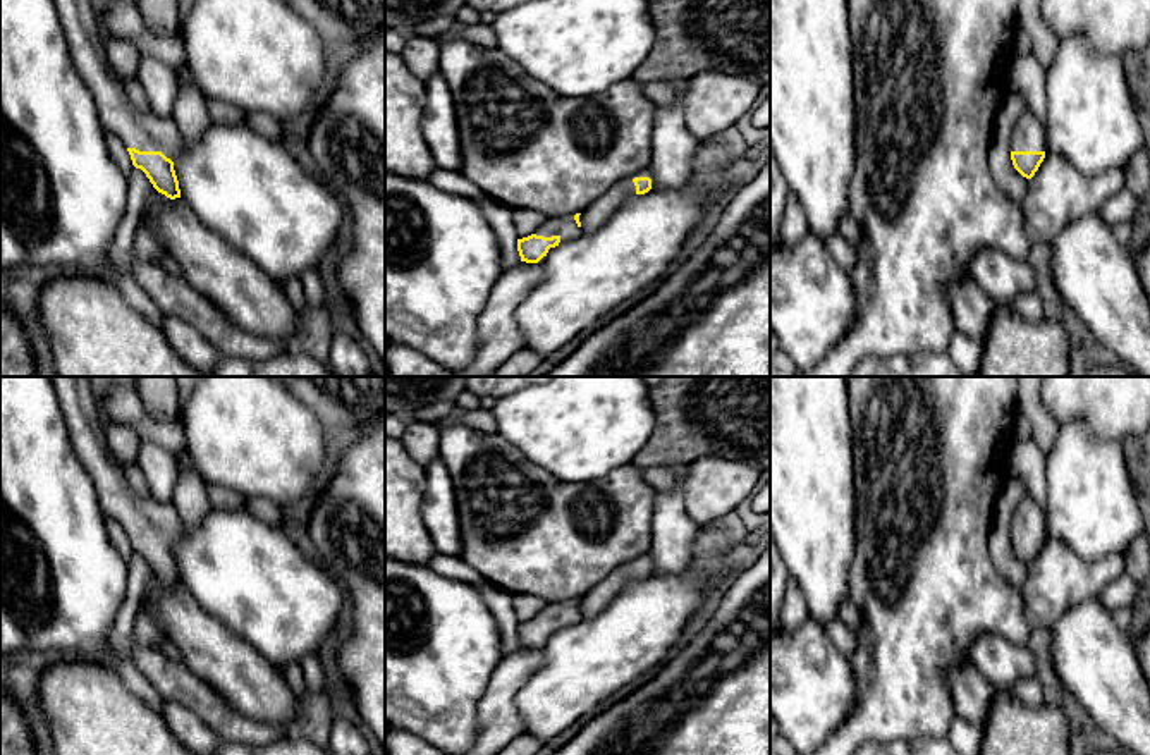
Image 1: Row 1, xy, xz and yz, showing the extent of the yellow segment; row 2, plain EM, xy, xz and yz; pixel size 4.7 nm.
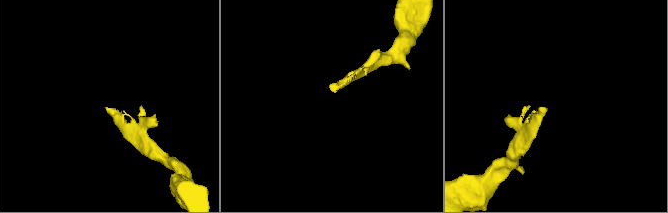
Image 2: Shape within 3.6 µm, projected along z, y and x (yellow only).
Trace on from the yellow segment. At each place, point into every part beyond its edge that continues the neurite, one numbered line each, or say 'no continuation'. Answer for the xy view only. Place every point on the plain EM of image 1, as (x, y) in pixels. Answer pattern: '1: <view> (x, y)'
1: xy (79, 405)

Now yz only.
1: yz (1028, 520)

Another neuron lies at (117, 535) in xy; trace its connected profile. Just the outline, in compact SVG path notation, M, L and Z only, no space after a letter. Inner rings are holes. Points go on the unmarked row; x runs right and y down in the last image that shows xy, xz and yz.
M105 516L105 528L113 549L120 554L124 561L129 561L134 550L124 526L117 519Z

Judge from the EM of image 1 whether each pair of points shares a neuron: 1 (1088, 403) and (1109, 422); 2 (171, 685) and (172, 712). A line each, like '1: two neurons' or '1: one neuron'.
1: one neuron
2: two neurons

